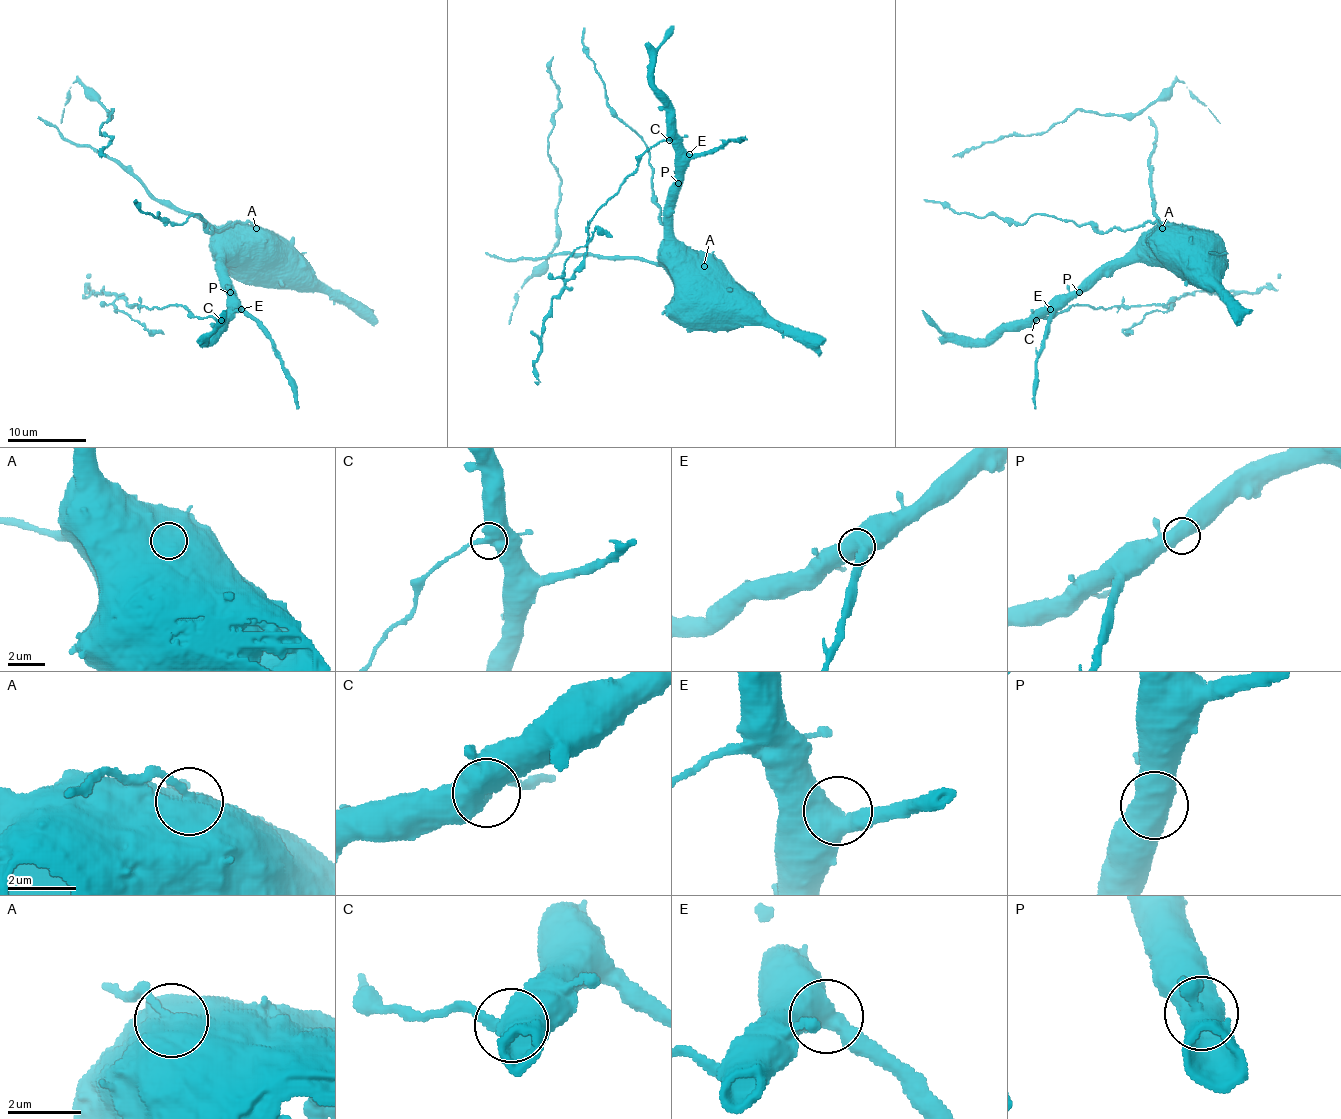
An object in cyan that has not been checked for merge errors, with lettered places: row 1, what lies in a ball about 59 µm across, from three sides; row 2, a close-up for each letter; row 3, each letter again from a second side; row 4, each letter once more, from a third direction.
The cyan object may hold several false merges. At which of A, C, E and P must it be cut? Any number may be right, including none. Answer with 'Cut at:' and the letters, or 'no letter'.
Cut at: A, C

